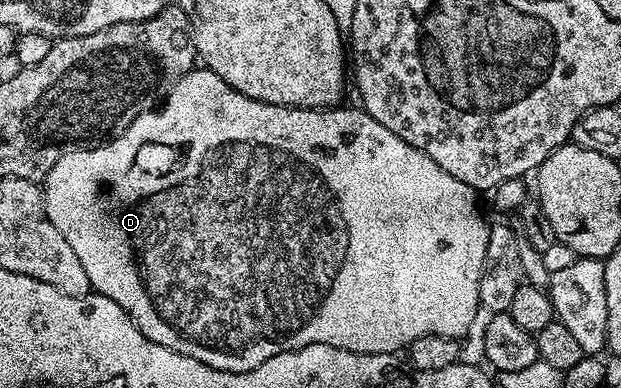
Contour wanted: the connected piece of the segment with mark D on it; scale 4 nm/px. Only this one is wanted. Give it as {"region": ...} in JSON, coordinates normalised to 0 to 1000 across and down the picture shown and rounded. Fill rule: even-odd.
{"region":[[[332,170],[316,173],[301,193],[287,198],[274,227],[275,240],[271,242],[262,278],[253,281],[251,289],[230,289],[225,299],[213,296],[209,302],[211,322],[193,351],[180,348],[177,353],[180,361],[174,371],[166,371],[161,381],[134,376],[129,379],[134,381],[129,392],[103,389],[89,415],[89,425],[77,438],[72,472],[68,477],[69,528],[76,544],[76,559],[82,564],[85,582],[92,582],[92,593],[98,593],[98,613],[105,613],[105,624],[111,624],[111,634],[118,634],[118,655],[124,655],[130,686],[137,686],[137,706],[143,706],[148,745],[158,760],[188,778],[188,789],[195,789],[195,799],[208,807],[211,822],[217,827],[217,838],[227,851],[227,861],[233,861],[233,871],[253,881],[253,892],[266,892],[272,902],[279,902],[285,912],[317,923],[317,933],[357,959],[399,959],[446,912],[470,907],[499,887],[528,887],[538,897],[554,897],[557,907],[620,918],[636,912],[641,897],[654,899],[665,879],[684,861],[744,871],[752,858],[752,830],[762,820],[767,791],[773,786],[771,716],[781,670],[786,593],[786,580],[778,577],[776,562],[771,559],[771,536],[765,528],[767,487],[717,448],[717,438],[710,438],[710,428],[704,428],[704,418],[697,418],[684,394],[675,392],[646,356],[639,356],[639,345],[633,345],[633,335],[620,335],[620,325],[614,325],[614,314],[602,309],[578,273],[572,273],[572,278],[535,273],[515,284],[512,278],[477,278],[461,268],[428,268],[425,258],[409,258],[388,242]]]}

